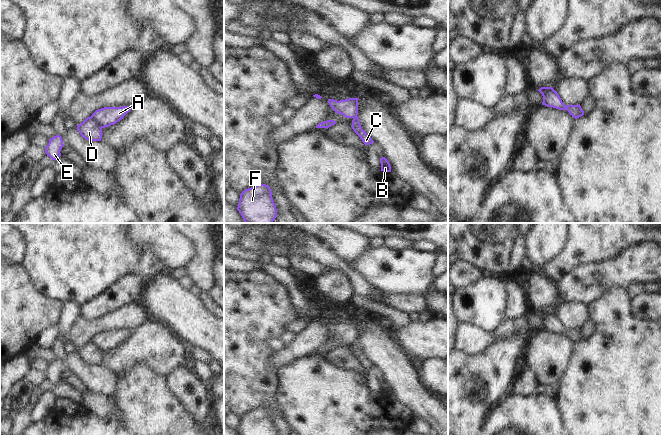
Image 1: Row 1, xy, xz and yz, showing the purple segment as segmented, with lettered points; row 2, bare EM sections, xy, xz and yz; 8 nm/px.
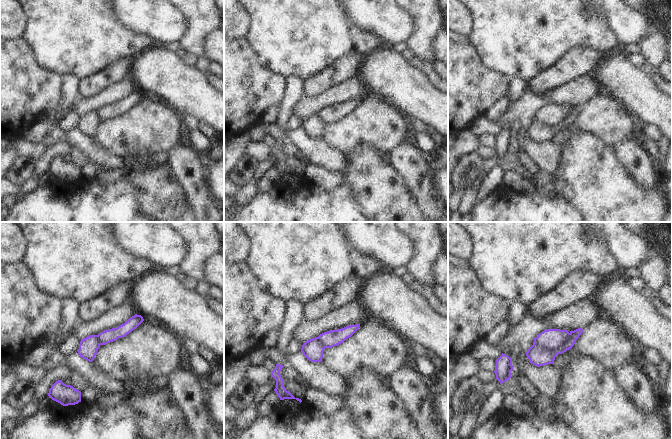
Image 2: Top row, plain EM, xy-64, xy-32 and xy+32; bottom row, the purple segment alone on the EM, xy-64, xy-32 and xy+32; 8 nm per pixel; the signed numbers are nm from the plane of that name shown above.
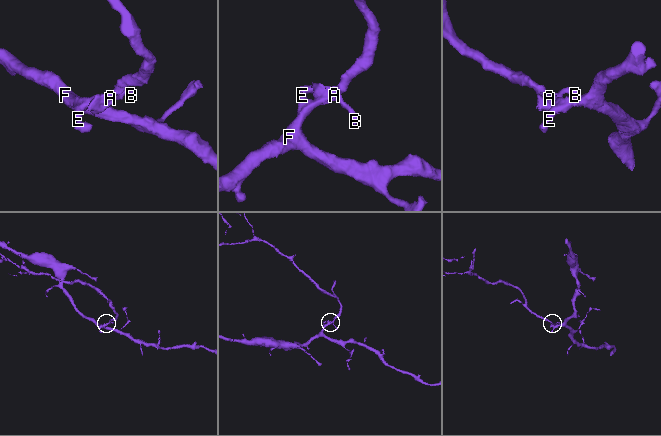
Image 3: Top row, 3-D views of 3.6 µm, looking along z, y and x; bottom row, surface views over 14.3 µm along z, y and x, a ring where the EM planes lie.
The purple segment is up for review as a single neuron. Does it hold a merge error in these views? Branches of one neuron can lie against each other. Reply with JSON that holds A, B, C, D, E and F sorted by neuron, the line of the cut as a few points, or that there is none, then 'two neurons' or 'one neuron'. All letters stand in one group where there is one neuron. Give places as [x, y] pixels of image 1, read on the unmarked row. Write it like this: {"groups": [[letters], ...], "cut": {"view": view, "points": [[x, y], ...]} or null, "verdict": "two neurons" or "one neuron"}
{"groups": [["A", "E", "F"], ["B", "C", "D"]], "cut": {"view": "xy", "points": [[90, 341], [102, 351]]}, "verdict": "two neurons"}

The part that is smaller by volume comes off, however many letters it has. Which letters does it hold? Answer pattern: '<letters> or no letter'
B, C, D

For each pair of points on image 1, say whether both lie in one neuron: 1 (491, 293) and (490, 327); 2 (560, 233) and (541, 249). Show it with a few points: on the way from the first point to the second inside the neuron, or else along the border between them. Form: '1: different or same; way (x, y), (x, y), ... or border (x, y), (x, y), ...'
1: same; way (490, 301), (490, 319)
2: same; way (555, 235), (546, 244)

